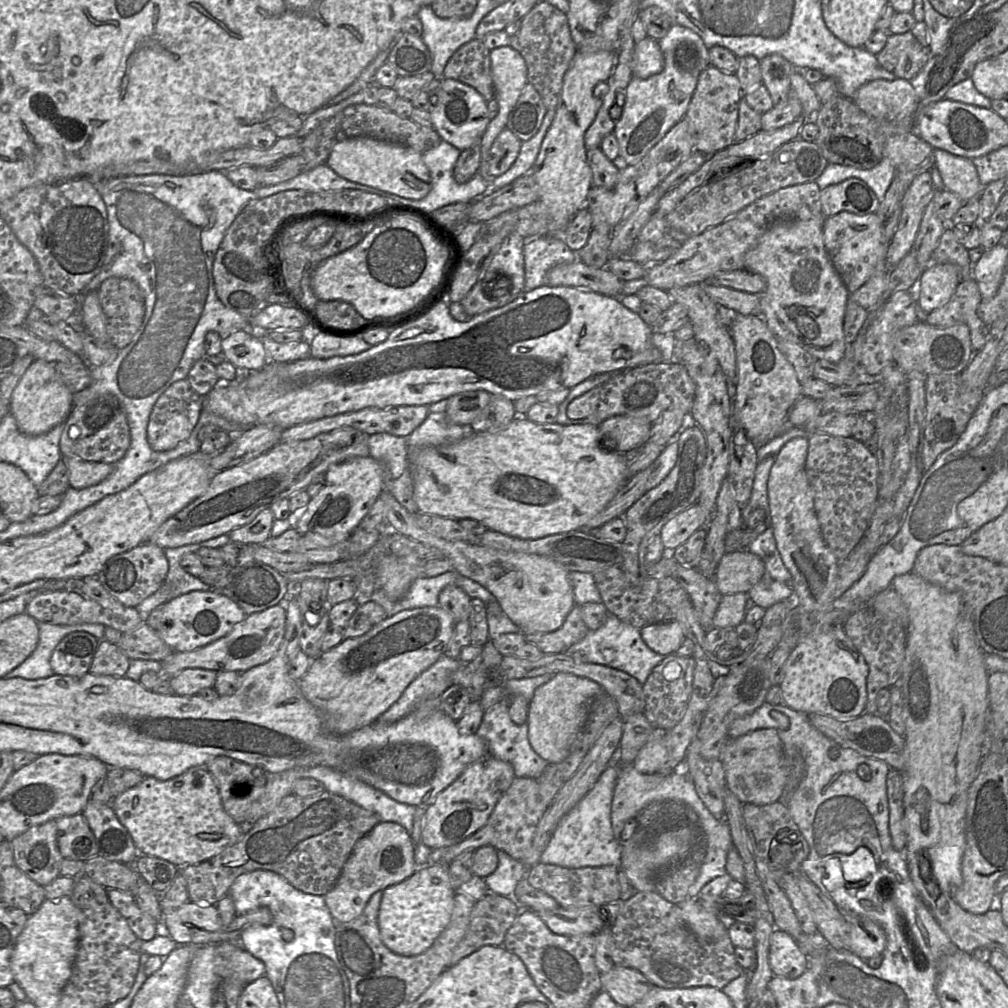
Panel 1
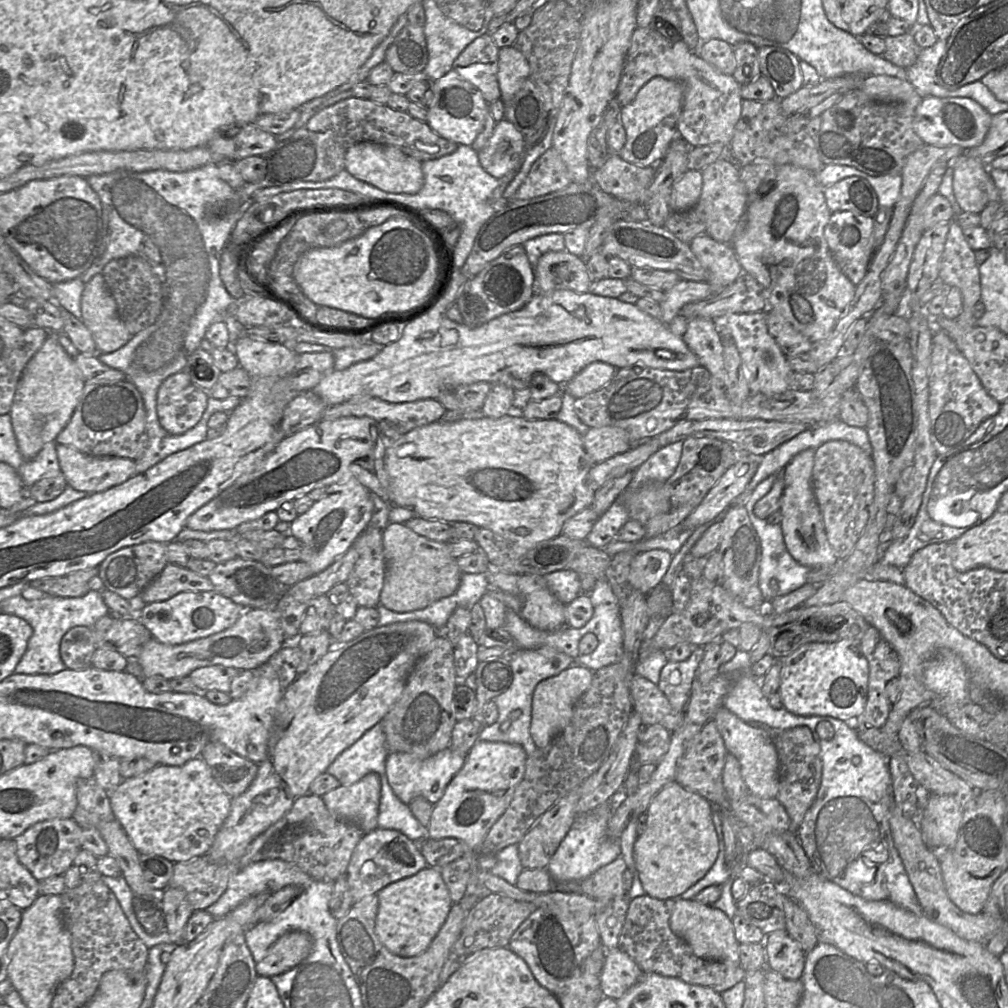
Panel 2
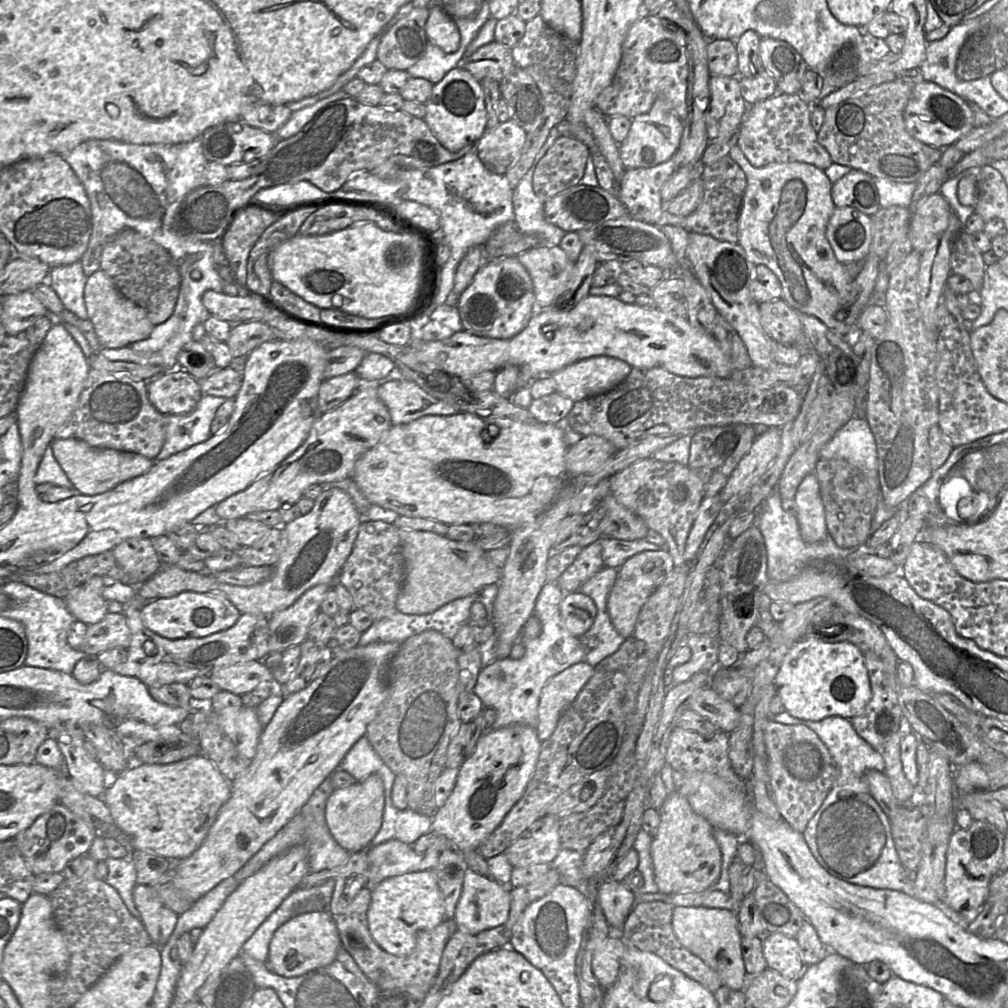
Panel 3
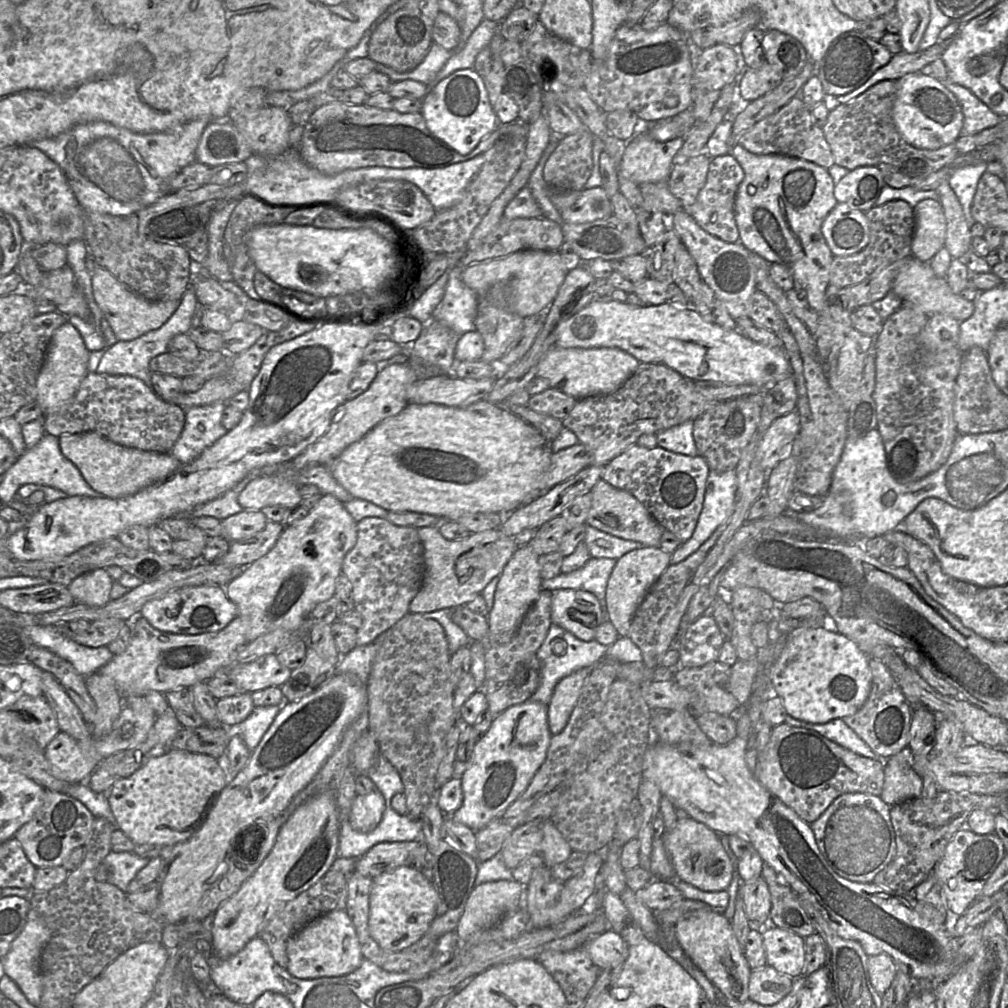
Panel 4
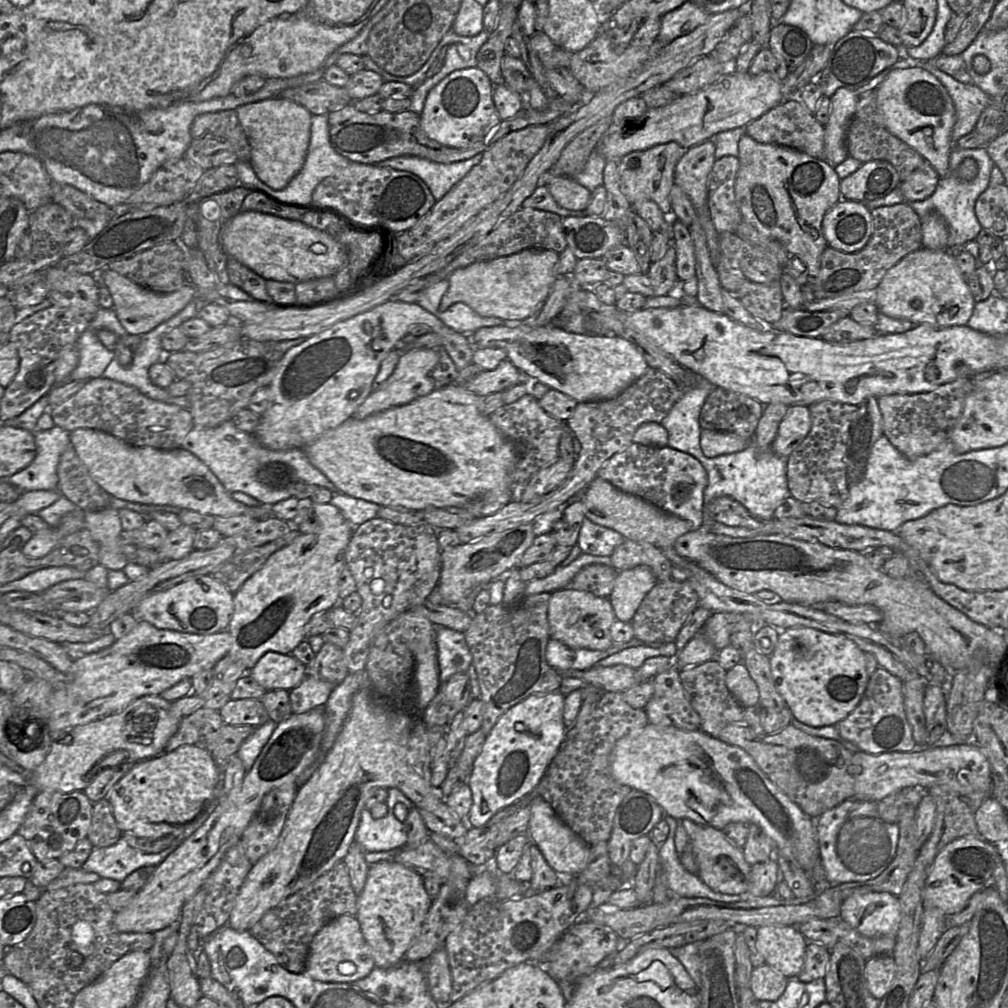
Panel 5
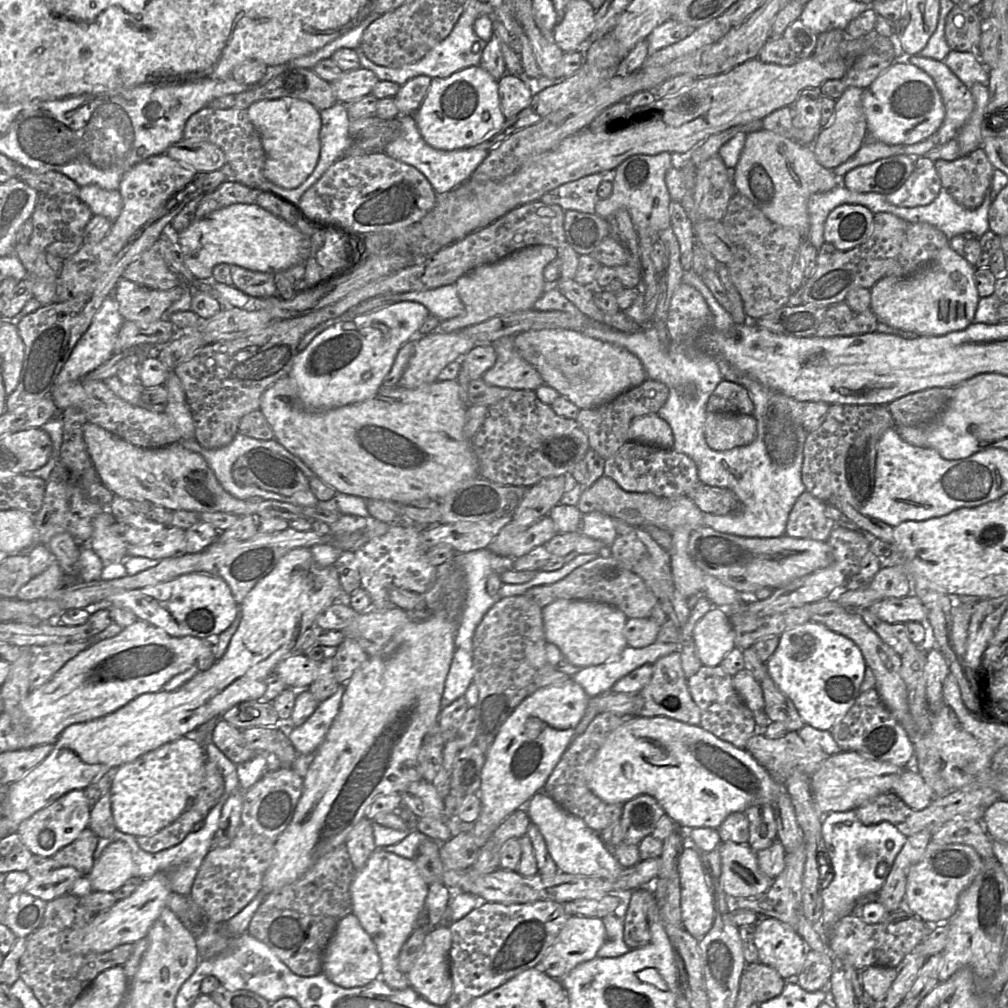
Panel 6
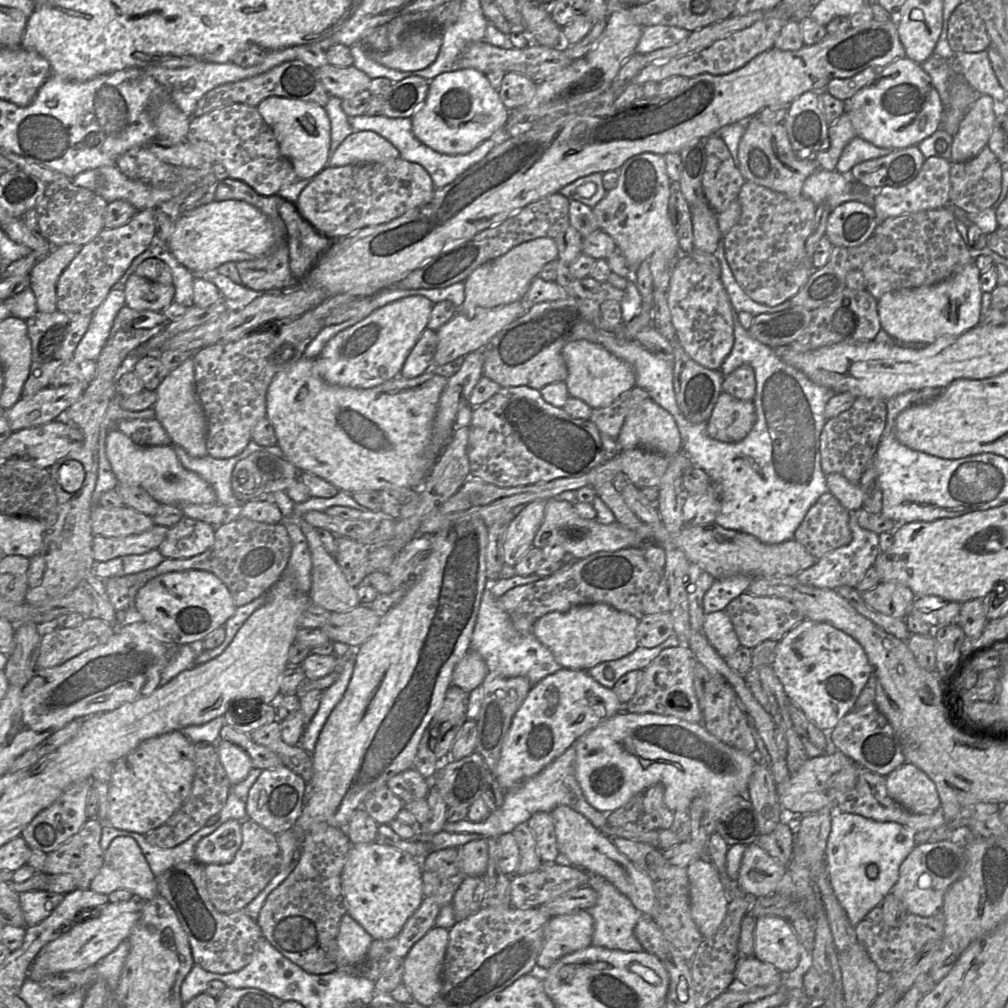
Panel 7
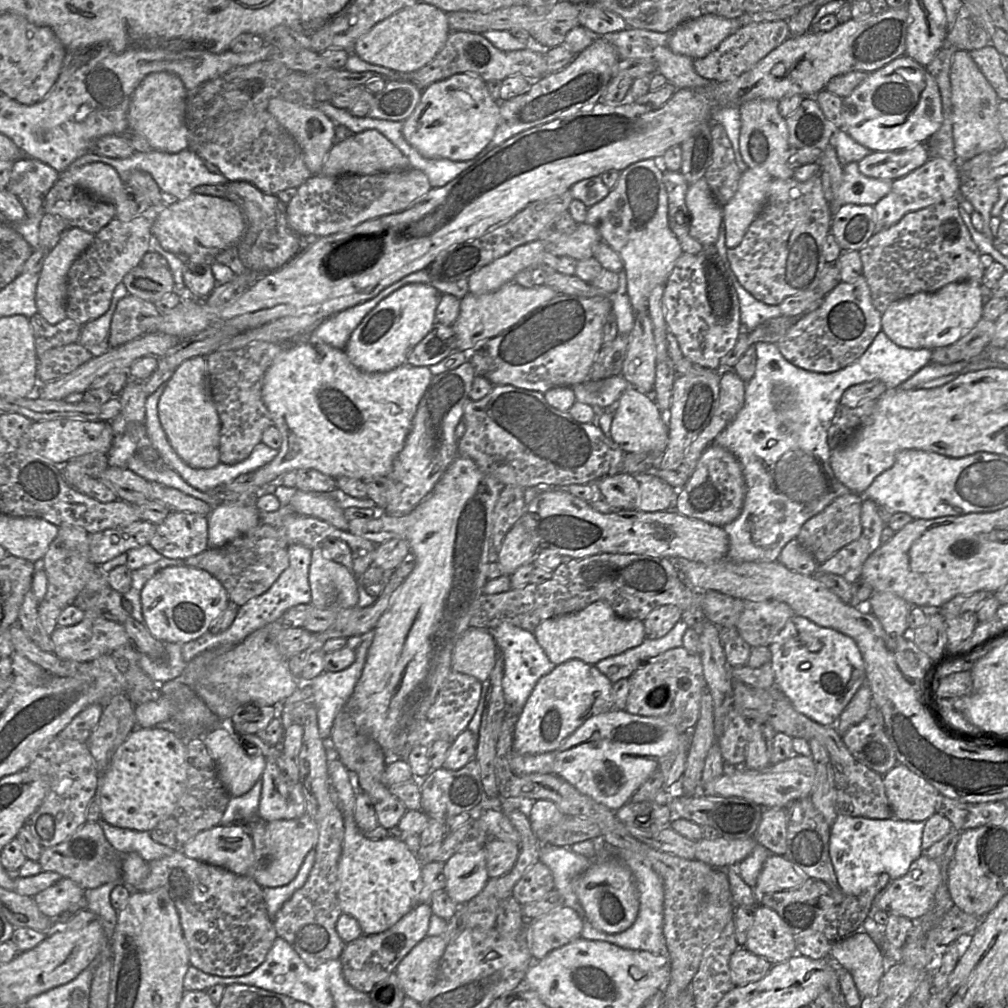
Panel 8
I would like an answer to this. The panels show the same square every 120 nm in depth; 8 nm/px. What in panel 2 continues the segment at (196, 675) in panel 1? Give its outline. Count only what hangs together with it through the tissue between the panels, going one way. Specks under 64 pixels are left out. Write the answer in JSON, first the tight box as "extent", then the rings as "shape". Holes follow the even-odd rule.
{"extent":[188,665,239,693],"shape":[[[212,665],[195,669],[188,677],[201,692],[218,690],[229,693],[231,682],[239,672],[236,668]]]}

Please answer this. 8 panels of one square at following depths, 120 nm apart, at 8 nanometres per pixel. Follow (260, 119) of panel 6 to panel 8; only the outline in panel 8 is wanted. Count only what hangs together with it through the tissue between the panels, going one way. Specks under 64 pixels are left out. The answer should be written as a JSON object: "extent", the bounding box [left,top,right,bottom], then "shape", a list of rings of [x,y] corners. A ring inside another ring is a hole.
{"extent":[267,98,336,175],"shape":[[[281,98],[270,99],[267,110],[277,122],[294,138],[300,147],[306,167],[312,175],[317,175],[335,143],[336,125],[329,117],[316,107],[305,107]]]}

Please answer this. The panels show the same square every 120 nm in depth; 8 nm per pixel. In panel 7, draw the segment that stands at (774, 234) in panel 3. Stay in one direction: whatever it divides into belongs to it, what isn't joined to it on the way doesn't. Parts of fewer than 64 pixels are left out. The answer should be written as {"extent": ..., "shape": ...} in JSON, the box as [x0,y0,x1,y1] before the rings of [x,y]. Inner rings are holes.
{"extent":[738,116,818,197],"shape":[[[755,116],[744,120],[747,125],[738,146],[739,171],[744,179],[790,197],[802,195],[804,181],[818,169],[818,164],[796,157],[782,123],[763,124]]]}

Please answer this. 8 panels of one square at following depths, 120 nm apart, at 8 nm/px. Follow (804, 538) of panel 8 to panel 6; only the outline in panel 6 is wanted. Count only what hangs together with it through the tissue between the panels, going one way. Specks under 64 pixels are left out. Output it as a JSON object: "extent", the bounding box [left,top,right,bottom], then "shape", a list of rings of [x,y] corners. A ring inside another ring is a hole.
{"extent":[785,493,837,541],"shape":[[[802,493],[788,515],[785,533],[795,538],[827,541],[837,524],[825,515],[826,505],[810,493]]]}

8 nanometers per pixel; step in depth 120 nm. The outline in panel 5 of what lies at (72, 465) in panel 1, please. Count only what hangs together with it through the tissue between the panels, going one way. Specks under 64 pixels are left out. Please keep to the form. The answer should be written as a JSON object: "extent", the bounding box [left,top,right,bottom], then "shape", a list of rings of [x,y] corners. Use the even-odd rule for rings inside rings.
{"extent":[69,428,271,516],"shape":[[[78,428],[69,434],[70,443],[87,466],[92,478],[110,495],[135,503],[171,505],[213,516],[271,516],[270,506],[247,506],[234,500],[211,470],[193,453],[178,447],[162,450],[133,446],[101,430]]]}

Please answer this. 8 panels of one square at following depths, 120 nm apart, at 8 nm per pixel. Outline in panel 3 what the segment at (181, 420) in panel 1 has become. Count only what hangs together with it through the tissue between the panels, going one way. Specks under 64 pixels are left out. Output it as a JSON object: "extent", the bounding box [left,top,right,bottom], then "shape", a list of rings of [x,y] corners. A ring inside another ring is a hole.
{"extent":[147,367,203,414],"shape":[[[176,367],[147,381],[152,405],[165,414],[188,414],[194,410],[203,393],[199,380]]]}

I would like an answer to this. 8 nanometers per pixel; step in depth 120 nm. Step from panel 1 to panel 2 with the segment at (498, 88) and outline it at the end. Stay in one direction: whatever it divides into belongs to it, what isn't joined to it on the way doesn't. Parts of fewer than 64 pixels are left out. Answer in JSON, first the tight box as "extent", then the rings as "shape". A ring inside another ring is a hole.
{"extent":[498,46,530,103],"shape":[[[514,46],[499,49],[498,82],[501,100],[509,103],[523,82],[530,77],[530,66],[521,51]]]}

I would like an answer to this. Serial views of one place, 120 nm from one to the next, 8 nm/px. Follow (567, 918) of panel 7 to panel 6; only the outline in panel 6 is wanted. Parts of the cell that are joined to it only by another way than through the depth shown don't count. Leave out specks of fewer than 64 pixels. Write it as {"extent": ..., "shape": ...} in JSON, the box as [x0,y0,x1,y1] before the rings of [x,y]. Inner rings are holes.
{"extent":[535,915,605,980],"shape":[[[570,915],[554,944],[535,967],[561,980],[577,965],[597,957],[605,937],[601,918]]]}

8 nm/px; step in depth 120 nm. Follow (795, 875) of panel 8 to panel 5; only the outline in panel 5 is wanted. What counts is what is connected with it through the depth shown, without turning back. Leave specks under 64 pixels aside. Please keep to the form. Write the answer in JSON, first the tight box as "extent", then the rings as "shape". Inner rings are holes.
{"extent":[690,826,751,895],"shape":[[[702,826],[695,837],[690,839],[690,848],[698,864],[698,877],[713,891],[729,895],[744,895],[749,889],[749,875],[751,867],[745,860],[743,848],[736,847],[731,843],[720,829]]]}

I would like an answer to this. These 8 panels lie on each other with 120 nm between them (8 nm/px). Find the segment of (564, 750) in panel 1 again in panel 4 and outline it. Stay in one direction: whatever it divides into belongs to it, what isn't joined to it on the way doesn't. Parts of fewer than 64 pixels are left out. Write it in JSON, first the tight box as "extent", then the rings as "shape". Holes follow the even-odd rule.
{"extent":[548,667,591,735],"shape":[[[588,667],[579,669],[556,684],[548,703],[548,725],[552,735],[560,733],[567,725],[591,670]]]}

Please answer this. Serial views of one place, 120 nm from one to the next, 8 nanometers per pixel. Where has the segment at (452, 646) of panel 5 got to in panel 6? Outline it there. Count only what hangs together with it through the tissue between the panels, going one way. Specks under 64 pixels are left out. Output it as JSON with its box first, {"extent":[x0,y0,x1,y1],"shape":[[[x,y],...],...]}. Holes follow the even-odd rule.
{"extent":[441,647,474,709],"shape":[[[456,647],[449,672],[447,674],[441,699],[441,709],[448,706],[461,696],[474,679],[474,664],[472,654]]]}

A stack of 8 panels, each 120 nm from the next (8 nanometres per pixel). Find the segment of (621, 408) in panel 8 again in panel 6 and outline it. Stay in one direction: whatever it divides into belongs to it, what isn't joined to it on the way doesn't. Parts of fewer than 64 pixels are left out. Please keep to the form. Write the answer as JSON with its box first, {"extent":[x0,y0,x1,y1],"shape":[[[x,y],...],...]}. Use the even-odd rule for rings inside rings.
{"extent":[628,413,674,449],"shape":[[[658,413],[636,417],[628,431],[629,441],[673,449],[674,436],[670,425]]]}

